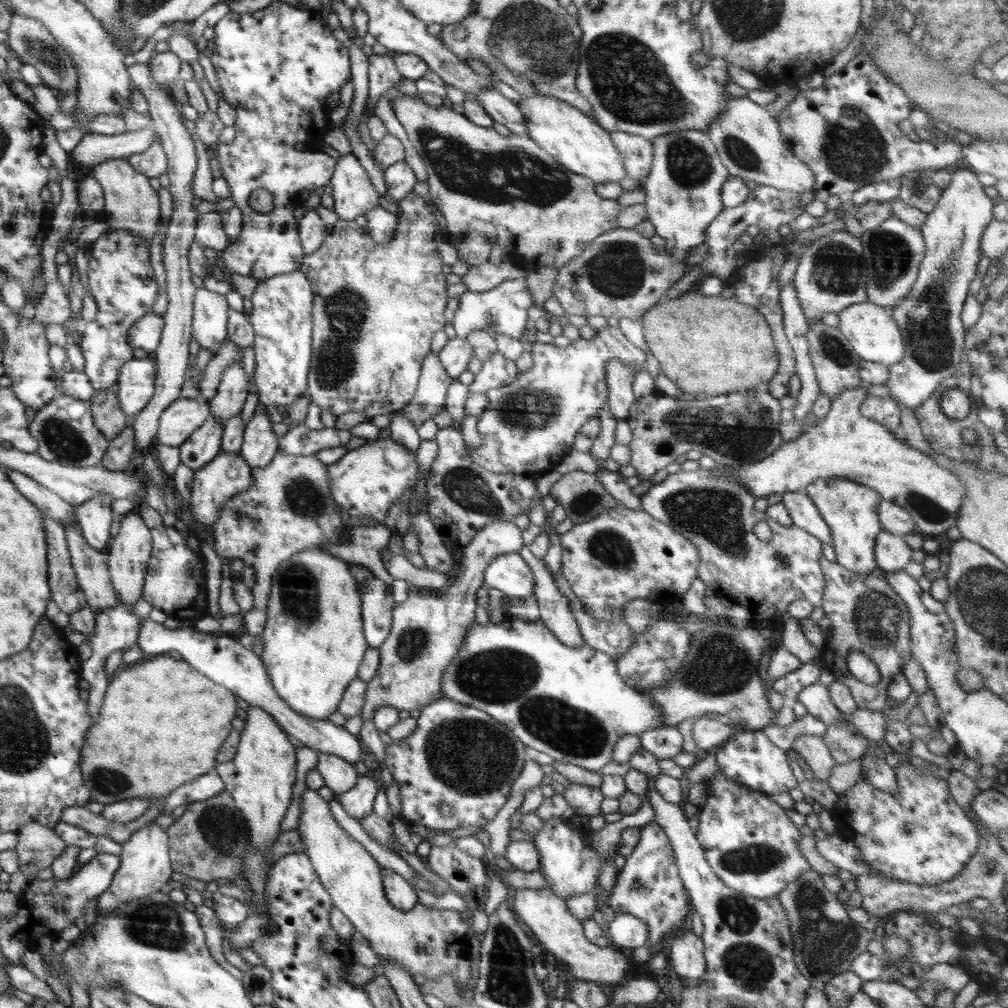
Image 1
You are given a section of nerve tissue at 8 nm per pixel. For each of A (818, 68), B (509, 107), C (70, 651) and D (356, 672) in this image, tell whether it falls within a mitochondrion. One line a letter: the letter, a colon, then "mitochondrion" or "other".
A: other
B: other
C: other
D: other

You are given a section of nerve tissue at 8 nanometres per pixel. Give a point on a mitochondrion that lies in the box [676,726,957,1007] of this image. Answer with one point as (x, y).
(750, 960)

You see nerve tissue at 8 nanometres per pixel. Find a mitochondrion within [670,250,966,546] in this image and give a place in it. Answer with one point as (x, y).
(928, 509)

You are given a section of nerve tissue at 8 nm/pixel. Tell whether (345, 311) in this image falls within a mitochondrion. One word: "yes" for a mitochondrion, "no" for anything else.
yes

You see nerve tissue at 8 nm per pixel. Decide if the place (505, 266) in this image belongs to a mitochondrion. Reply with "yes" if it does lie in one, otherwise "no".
no

